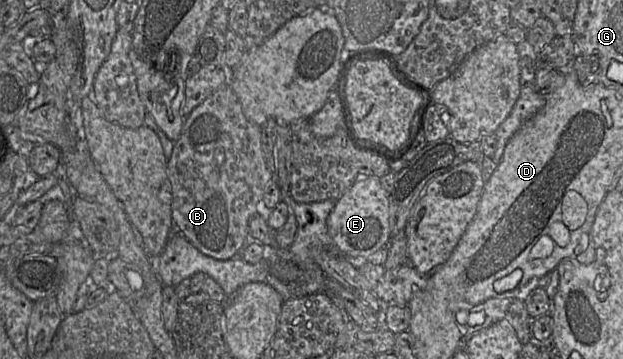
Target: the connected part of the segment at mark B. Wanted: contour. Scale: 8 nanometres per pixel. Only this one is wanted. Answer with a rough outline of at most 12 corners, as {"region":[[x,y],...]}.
{"region":[[229,82],[167,159],[174,232],[235,257],[274,180]]}

